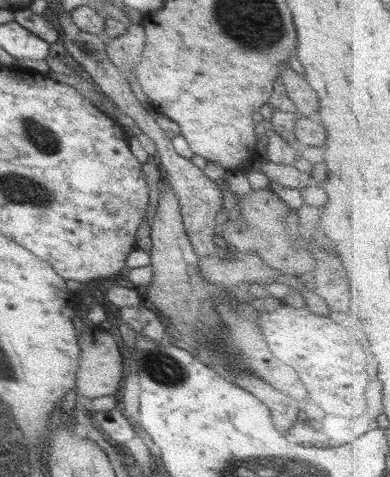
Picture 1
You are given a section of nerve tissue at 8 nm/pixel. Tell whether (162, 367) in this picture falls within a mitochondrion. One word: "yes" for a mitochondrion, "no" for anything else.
yes

